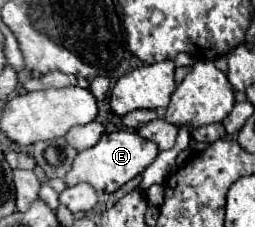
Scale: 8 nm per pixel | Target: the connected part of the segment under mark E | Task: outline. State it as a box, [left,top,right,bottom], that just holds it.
[64,129,158,193]

